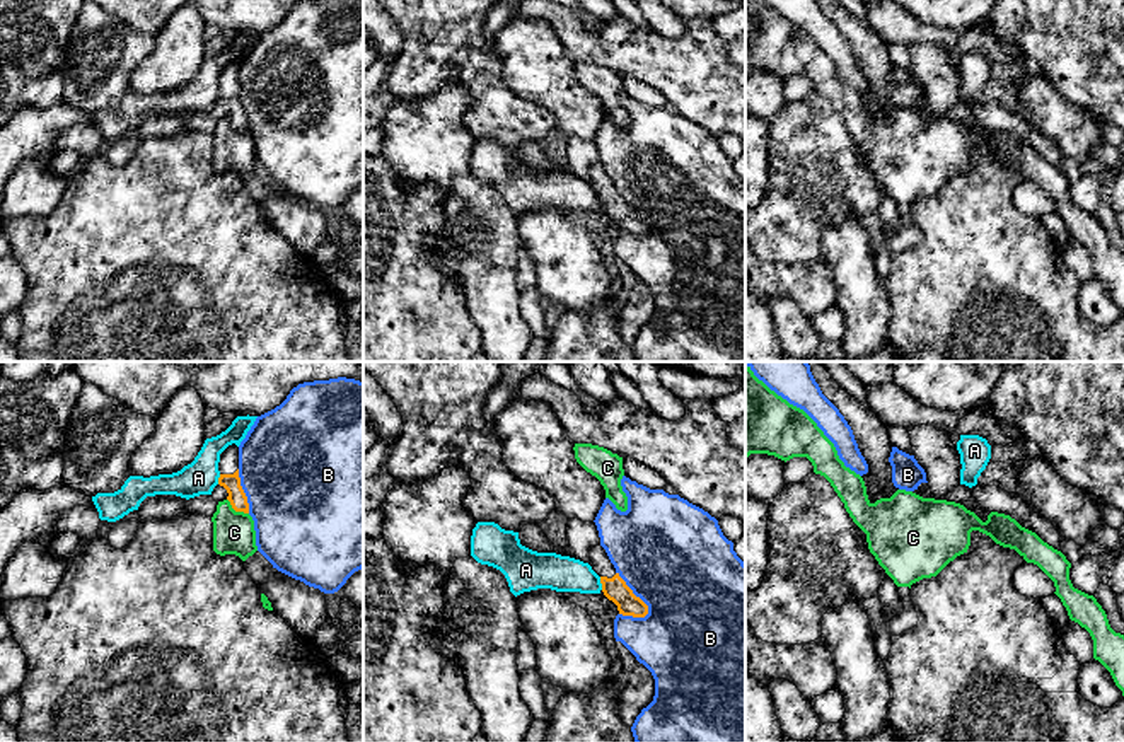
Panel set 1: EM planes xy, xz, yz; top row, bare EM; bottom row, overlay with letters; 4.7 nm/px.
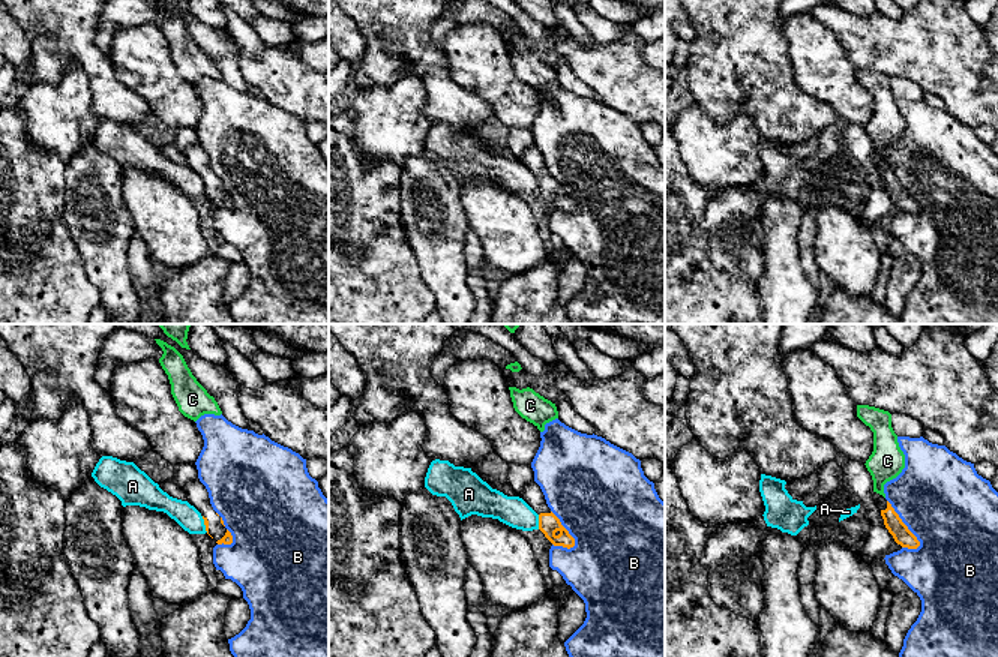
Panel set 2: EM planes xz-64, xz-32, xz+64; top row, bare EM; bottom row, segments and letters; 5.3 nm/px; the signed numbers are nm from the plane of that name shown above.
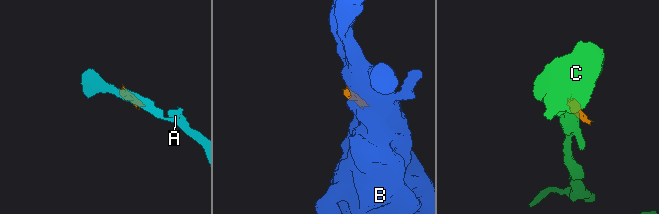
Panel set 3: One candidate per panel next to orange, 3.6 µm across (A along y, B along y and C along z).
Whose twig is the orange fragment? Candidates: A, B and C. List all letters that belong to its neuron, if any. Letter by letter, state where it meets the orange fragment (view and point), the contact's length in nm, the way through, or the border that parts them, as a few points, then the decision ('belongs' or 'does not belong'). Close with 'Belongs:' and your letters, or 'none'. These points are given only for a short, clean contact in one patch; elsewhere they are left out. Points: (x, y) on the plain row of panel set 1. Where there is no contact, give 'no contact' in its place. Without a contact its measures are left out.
A: xz (601, 200) | 70 nm | along xz (599, 195), (602, 207) | does not belong
B: xz (635, 214) | 260 nm | does not belong
C: xy (236, 128) | 130 nm | along xy (227, 116), (236, 128), (248, 132) | does not belong
Belongs: none

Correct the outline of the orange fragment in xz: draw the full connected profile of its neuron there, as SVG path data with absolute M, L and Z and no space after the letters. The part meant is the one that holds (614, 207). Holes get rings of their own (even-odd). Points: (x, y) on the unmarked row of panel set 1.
M600 162L590 167L588 183L600 194L602 210L617 223L619 232L633 235L645 235L648 232L648 223L619 194Z

